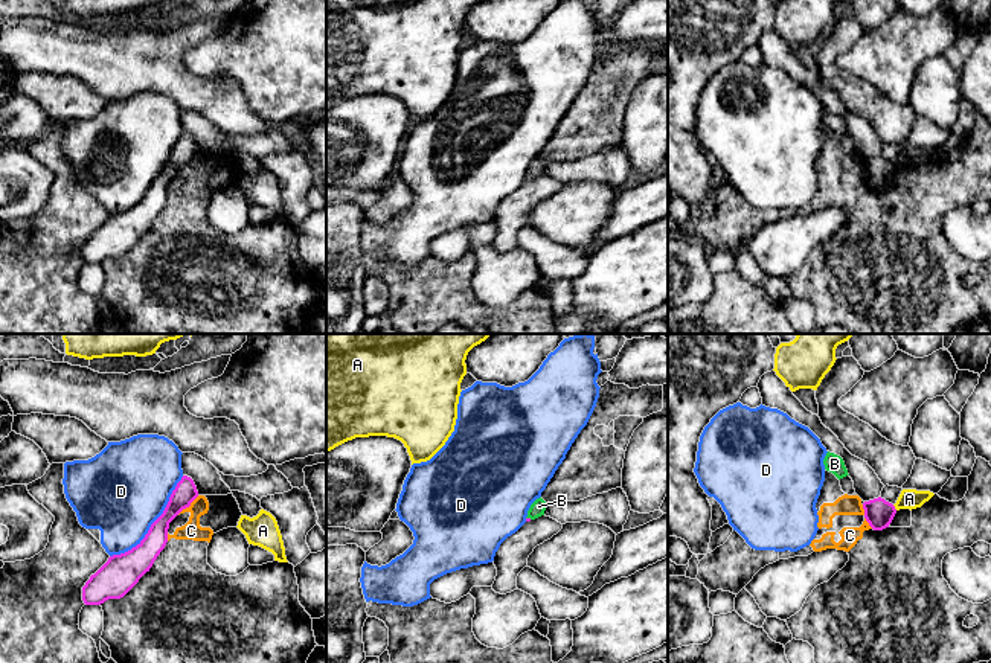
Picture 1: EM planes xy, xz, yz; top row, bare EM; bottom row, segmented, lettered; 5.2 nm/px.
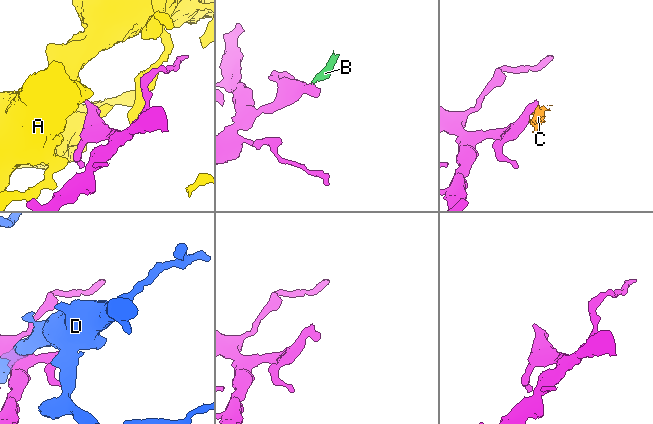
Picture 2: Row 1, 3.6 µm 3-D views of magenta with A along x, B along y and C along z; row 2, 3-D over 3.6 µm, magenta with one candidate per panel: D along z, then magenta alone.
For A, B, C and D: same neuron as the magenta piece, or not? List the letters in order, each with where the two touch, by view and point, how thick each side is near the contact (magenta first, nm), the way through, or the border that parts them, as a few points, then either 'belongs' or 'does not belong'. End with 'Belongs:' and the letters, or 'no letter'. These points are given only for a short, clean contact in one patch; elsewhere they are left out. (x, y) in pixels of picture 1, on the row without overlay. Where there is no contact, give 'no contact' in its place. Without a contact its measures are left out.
A: contact yz (894, 166); calibres 150 and 110 nm; does not belong
B: contact xz (529, 177); calibres 20 and 80 nm; way xz (526, 177), (529, 177), (538, 165); belongs
C: contact xy (188, 165); calibres 120 and 100 nm; border xy (198, 154), (177, 172); does not belong
D: contact xy (153, 182); calibres 160 and 460 nm; border xy (183, 134), (163, 171), (148, 191), (130, 209), (110, 215); does not belong
Belongs: B

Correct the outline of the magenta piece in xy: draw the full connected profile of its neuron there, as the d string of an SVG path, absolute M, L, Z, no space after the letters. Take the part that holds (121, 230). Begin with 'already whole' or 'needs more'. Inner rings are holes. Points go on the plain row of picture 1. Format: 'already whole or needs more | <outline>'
already whole | M183 134L172 149L163 172L151 183L145 197L131 209L113 213L82 245L85 264L101 264L123 256L149 230L168 201L169 181L198 155L194 139Z

